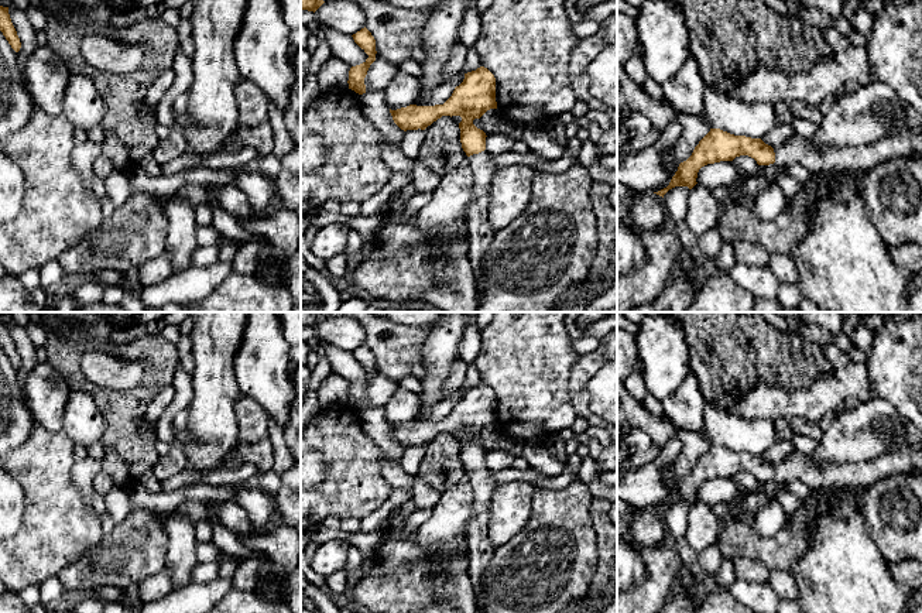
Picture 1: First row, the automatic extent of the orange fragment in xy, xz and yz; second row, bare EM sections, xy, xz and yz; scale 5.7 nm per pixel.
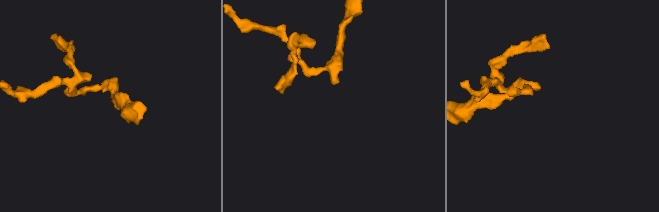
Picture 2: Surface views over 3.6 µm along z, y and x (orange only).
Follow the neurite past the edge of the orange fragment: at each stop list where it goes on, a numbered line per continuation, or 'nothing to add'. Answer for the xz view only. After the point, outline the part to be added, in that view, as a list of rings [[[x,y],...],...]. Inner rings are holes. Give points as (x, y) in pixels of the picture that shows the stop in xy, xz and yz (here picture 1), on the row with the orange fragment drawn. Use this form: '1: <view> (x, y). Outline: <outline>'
1: xz (480, 235). Outline: [[[486,151],[470,155],[469,164],[473,172],[473,194],[467,206],[467,258],[476,278],[477,298],[480,298],[483,295],[480,266],[496,236],[496,230],[489,223],[487,208],[491,178],[498,167],[494,164],[494,155]]]

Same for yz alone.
1: yz (797, 150). Outline: [[[922,129],[884,137],[858,147],[815,148],[810,140],[792,134],[782,145],[774,148],[775,164],[801,164],[813,171],[867,171],[892,157],[912,157],[922,153]]]

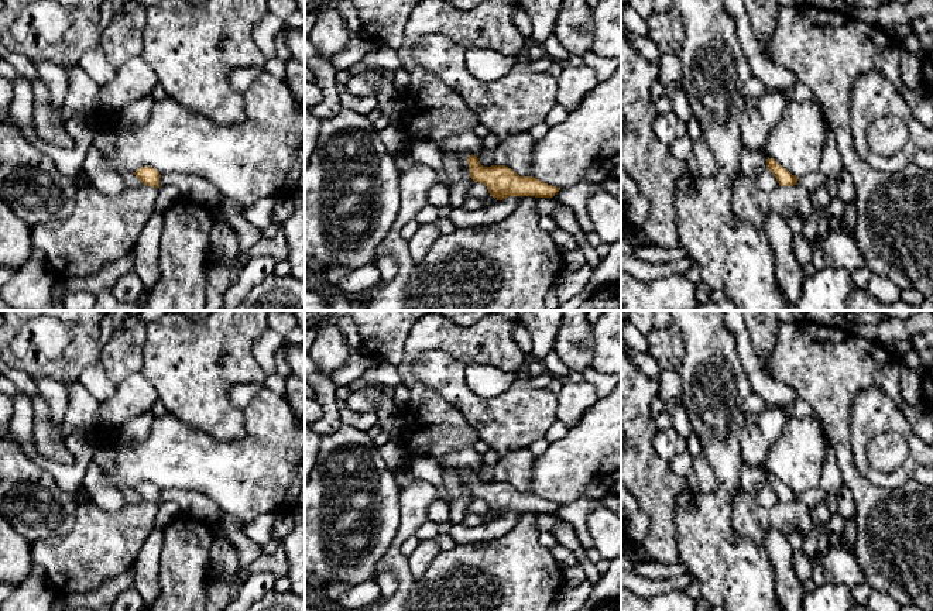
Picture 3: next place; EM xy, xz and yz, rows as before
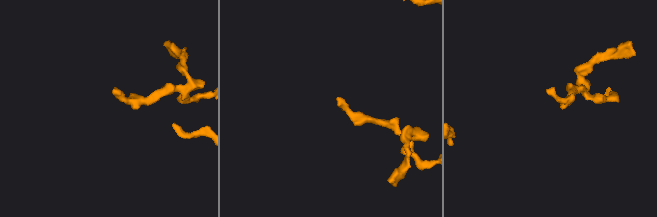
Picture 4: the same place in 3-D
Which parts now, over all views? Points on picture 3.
nothing to add

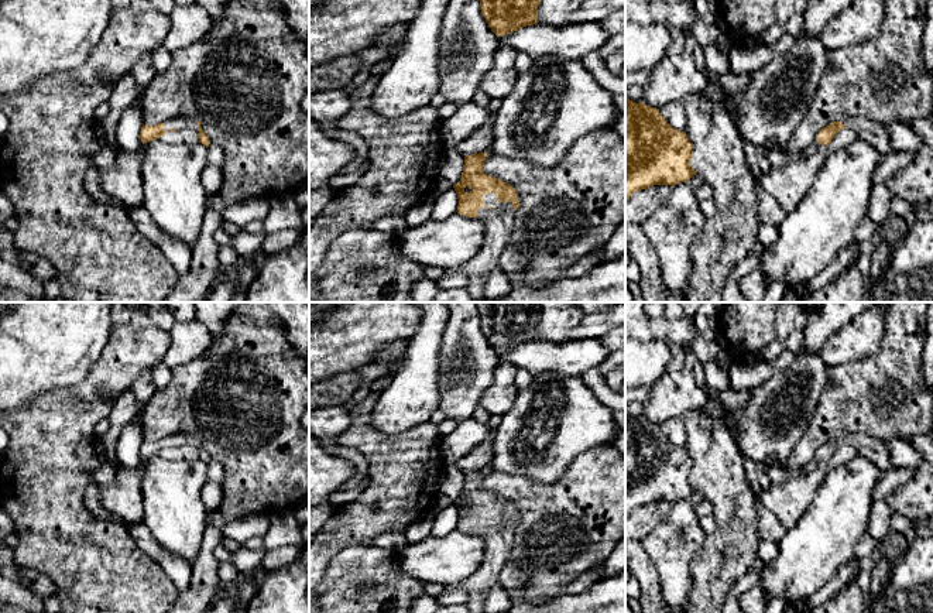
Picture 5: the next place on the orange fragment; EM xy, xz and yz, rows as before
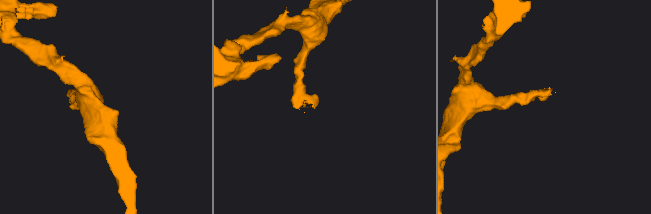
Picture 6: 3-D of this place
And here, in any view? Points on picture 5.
1: xz (498, 223). Outline: [[[493,192],[484,195],[483,202],[484,206],[478,209],[477,219],[486,225],[486,243],[476,257],[453,270],[469,278],[464,288],[471,294],[474,302],[491,301],[484,292],[484,278],[500,263],[502,251],[511,244],[515,225],[514,208],[501,210]]]

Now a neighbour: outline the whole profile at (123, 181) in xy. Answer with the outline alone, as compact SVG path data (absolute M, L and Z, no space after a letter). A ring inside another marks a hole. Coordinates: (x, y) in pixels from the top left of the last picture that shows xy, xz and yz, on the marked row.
M143 148L133 153L121 153L112 168L99 171L102 189L120 199L128 208L143 206L143 154Z

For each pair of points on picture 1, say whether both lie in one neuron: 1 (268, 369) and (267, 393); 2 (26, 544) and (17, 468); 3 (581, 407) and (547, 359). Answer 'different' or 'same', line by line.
1: same
2: same
3: different

